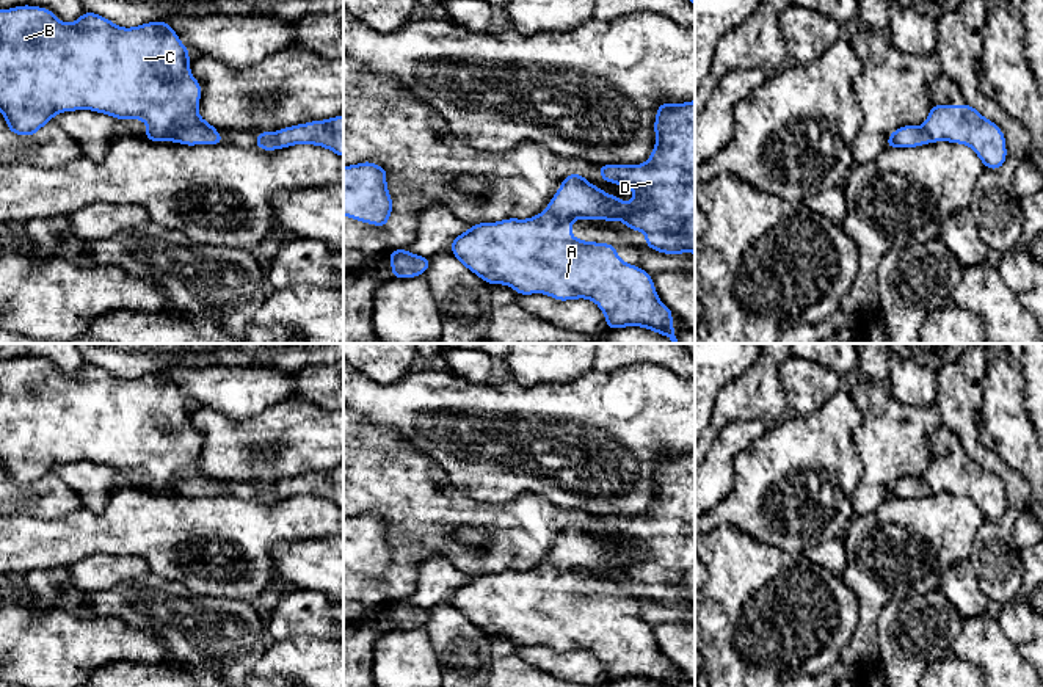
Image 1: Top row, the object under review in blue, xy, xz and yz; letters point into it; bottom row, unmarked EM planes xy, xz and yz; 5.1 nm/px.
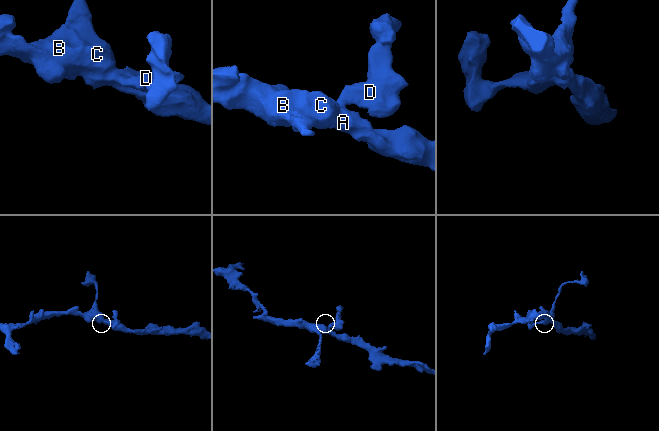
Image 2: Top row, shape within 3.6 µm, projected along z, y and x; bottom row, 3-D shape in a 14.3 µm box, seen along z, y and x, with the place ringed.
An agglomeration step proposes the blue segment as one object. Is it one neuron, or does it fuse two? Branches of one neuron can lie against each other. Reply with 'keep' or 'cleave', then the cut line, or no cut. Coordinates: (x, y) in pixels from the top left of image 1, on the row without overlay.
keep; cut none

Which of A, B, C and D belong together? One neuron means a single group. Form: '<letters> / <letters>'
A B C D

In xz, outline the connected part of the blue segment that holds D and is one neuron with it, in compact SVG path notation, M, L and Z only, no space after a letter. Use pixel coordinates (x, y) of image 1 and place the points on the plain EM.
M695 452L676 456L660 453L654 483L656 497L646 514L599 516L604 533L635 543L632 552L607 546L582 525L572 524L540 566L471 577L452 593L452 605L480 631L491 637L510 637L518 646L544 645L558 652L591 651L604 663L607 682L641 678L674 687L674 663L659 651L651 626L638 616L623 613L615 596L571 588L572 572L601 569L645 583L645 596L657 604L695 605Z

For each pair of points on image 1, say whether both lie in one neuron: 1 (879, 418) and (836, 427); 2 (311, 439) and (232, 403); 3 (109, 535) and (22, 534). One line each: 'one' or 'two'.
1: two
2: two
3: one

